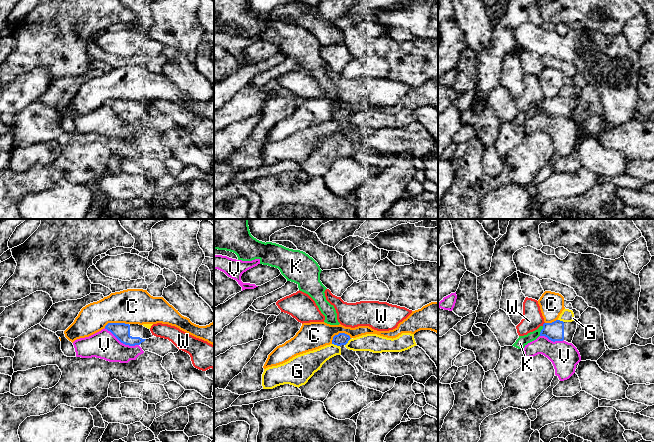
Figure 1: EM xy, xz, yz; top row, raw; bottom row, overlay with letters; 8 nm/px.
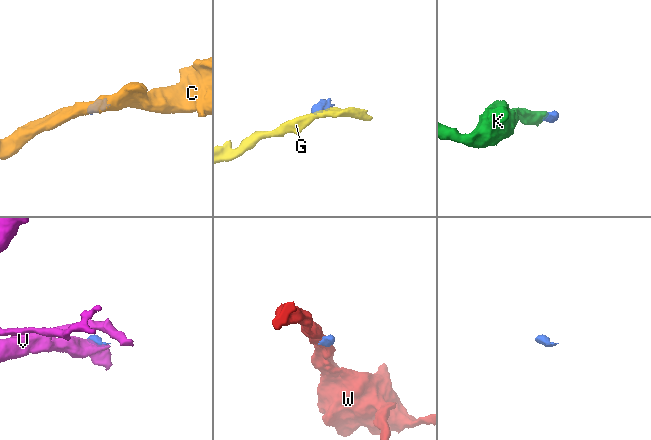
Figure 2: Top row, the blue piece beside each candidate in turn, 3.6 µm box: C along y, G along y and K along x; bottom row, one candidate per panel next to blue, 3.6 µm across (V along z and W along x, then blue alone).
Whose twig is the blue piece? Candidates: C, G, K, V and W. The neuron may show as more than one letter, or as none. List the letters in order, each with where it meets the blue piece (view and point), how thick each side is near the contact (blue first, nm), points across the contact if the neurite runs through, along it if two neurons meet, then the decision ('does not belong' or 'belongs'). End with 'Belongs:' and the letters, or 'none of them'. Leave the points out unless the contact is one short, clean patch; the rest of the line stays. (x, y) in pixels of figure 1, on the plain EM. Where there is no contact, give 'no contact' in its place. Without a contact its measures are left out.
C: meets blue in xy at (116, 99); 140 nm thick on the blue side, 280 nm on the other; border along xy (128, 99), (108, 99), (104, 103); does not belong
G: meets blue in xz at (336, 120); 100 nm thick on the blue side, 170 nm on the other; border along xz (332, 119), (339, 122); does not belong
K: meets blue in yz at (541, 107); 150 nm thick on the blue side, 90 nm on the other; runs through yz (554, 107), (541, 107), (520, 119); belongs
V: meets blue in xy at (121, 118); 140 nm thick on the blue side, 220 nm on the other; border along xy (104, 104), (109, 106), (121, 118), (129, 121), (138, 121); does not belong
W: meets blue in yz at (543, 100); 150 nm thick on the blue side, 160 nm on the other; border along yz (544, 98), (542, 101); does not belong
Belongs: K

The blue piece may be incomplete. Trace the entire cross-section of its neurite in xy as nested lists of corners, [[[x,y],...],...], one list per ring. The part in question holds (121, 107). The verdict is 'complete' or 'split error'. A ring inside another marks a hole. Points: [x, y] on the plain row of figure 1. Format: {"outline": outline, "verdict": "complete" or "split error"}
{"outline": [[[108,99],[105,105],[110,107],[121,119],[129,122],[139,121],[146,115],[156,113],[150,105],[139,100]]], "verdict": "split error"}

